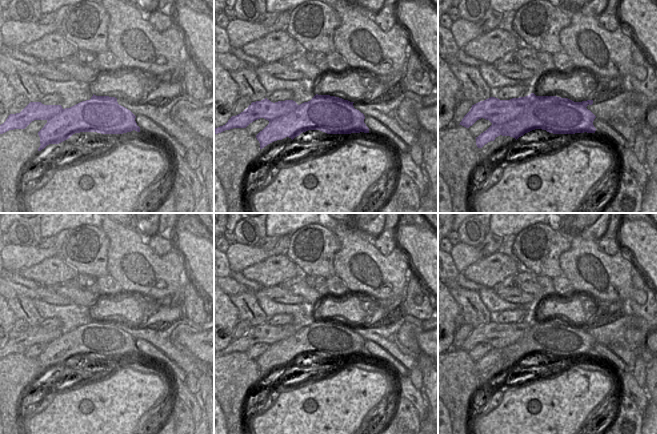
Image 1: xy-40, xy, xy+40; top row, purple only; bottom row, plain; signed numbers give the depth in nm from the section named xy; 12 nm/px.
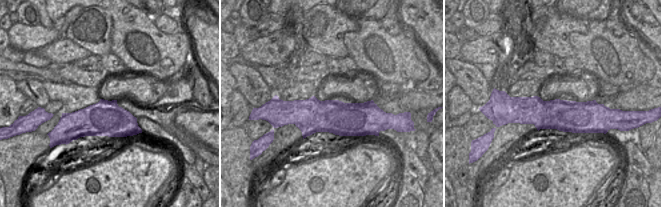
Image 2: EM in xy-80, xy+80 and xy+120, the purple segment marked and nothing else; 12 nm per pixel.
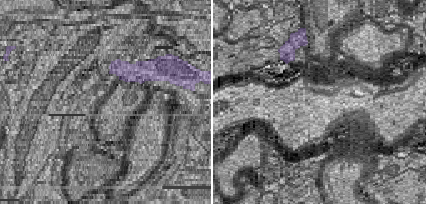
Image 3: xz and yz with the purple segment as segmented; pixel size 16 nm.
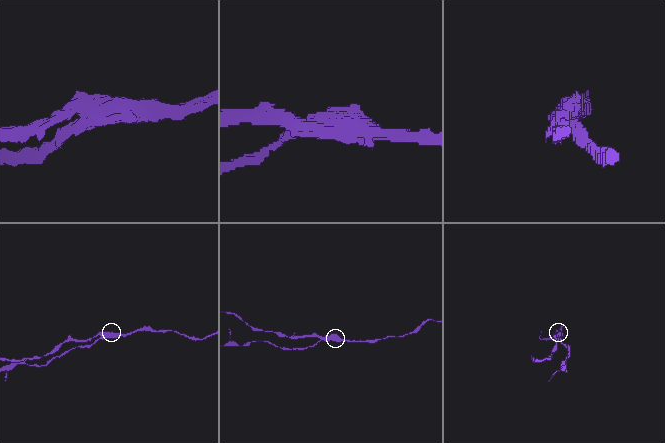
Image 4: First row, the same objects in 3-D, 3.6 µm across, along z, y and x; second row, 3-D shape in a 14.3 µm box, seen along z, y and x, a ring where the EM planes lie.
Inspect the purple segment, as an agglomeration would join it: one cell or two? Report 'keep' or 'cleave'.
cleave

